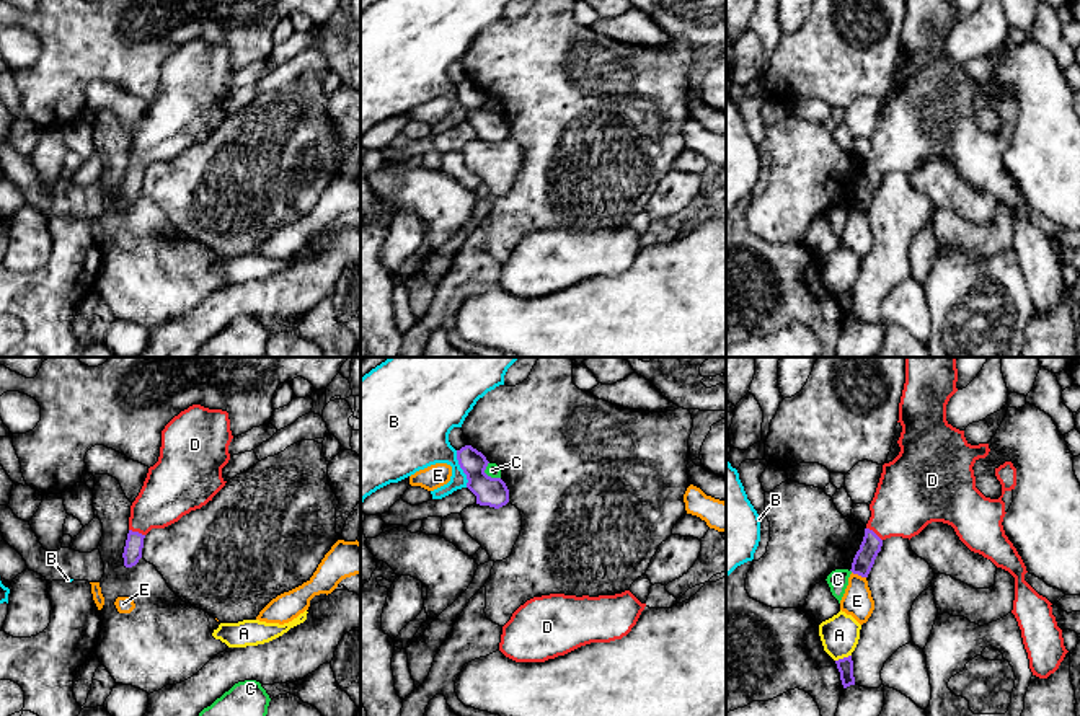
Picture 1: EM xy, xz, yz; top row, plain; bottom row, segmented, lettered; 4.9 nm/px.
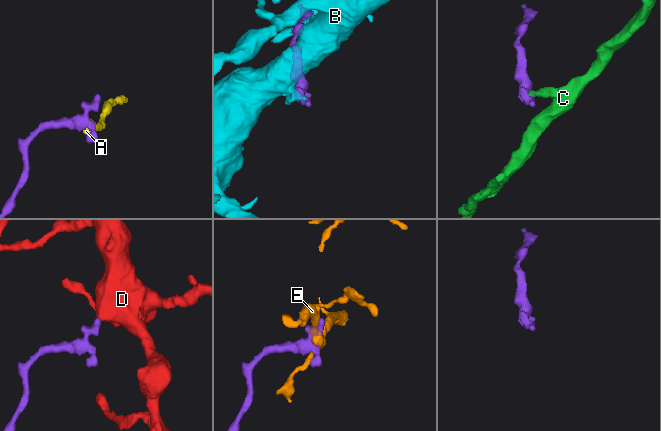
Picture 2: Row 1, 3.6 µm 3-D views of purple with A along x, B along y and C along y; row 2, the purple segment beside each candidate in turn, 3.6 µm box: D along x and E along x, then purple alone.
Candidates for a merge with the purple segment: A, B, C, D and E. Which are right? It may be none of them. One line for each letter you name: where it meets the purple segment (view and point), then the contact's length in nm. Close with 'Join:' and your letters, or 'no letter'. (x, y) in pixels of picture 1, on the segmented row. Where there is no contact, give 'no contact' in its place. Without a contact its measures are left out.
D: contact xy (137, 532); length 90 nm
Join: D

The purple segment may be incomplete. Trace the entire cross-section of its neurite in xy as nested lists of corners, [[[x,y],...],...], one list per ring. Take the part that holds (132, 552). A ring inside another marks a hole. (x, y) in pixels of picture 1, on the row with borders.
[[[201,404],[189,406],[165,426],[158,462],[148,468],[144,486],[131,506],[129,533],[122,553],[126,568],[139,563],[144,538],[152,528],[165,528],[191,510],[201,509],[225,486],[222,468],[230,460],[232,439],[228,413]]]

